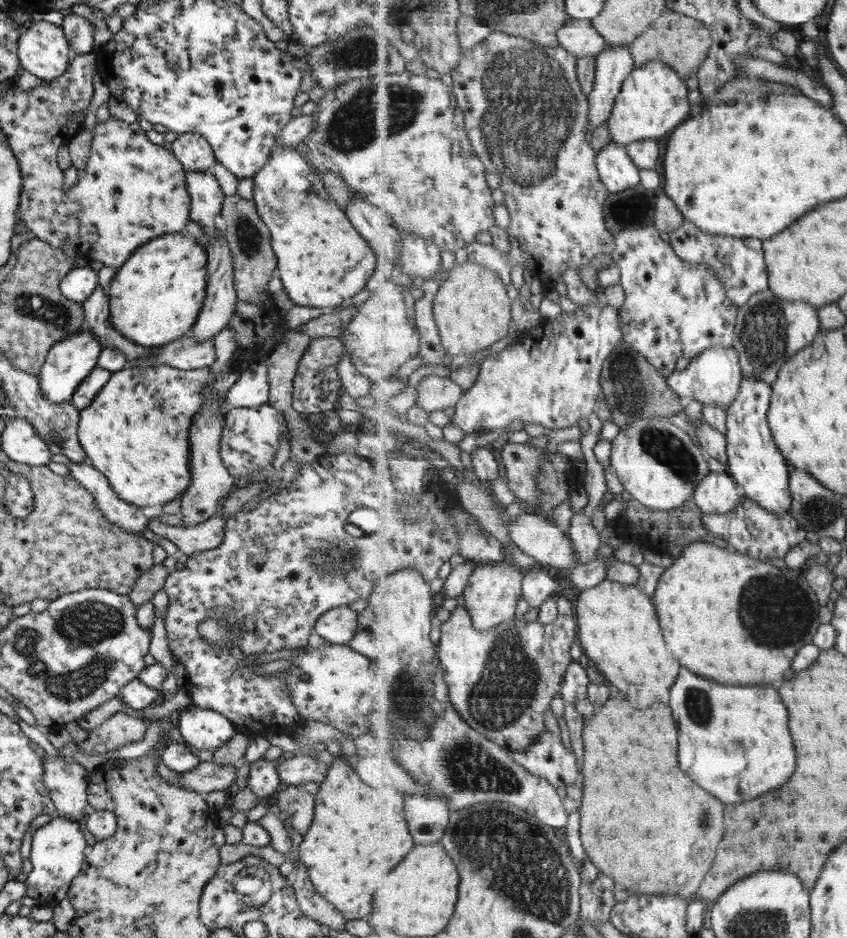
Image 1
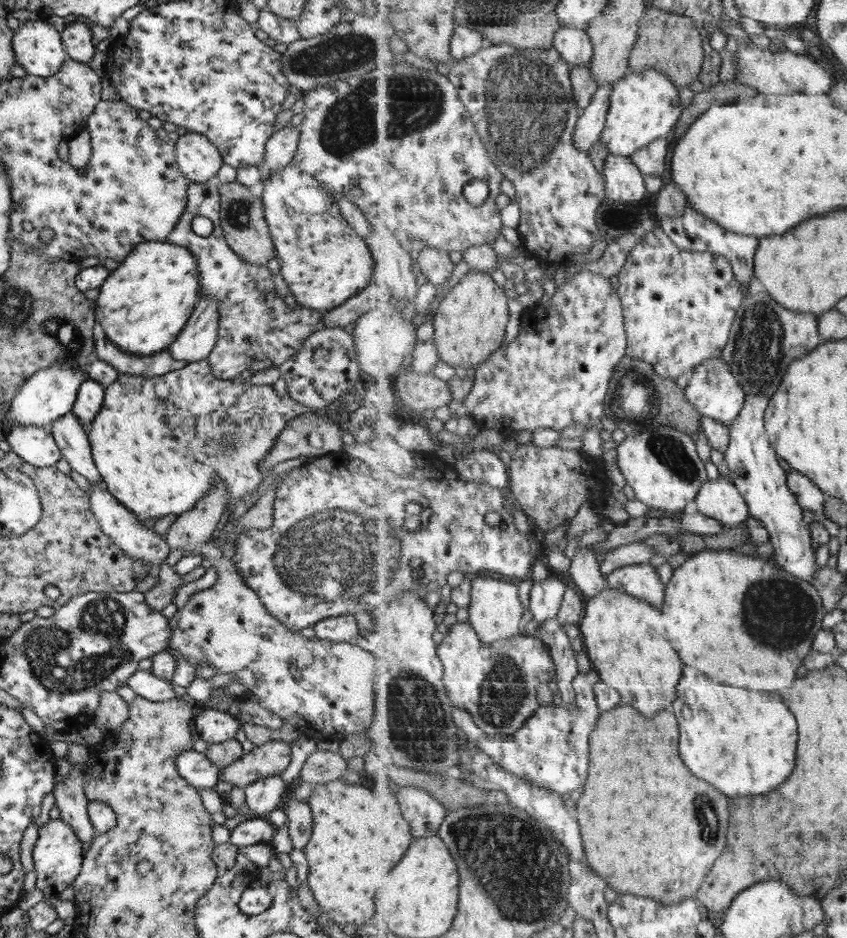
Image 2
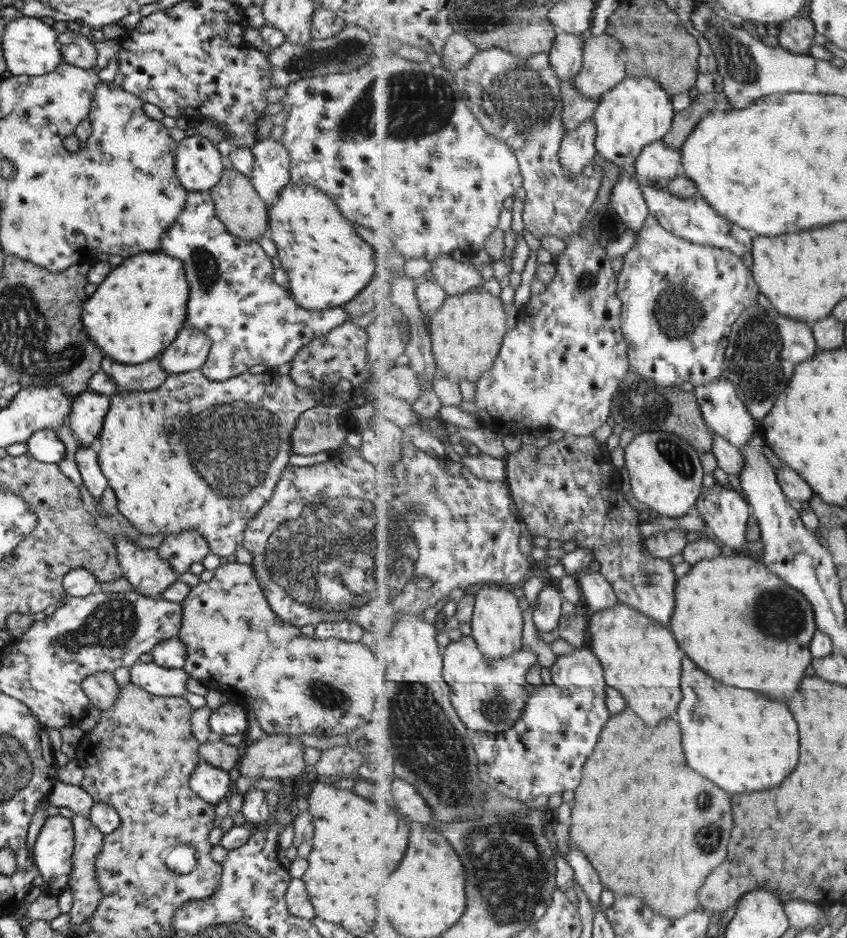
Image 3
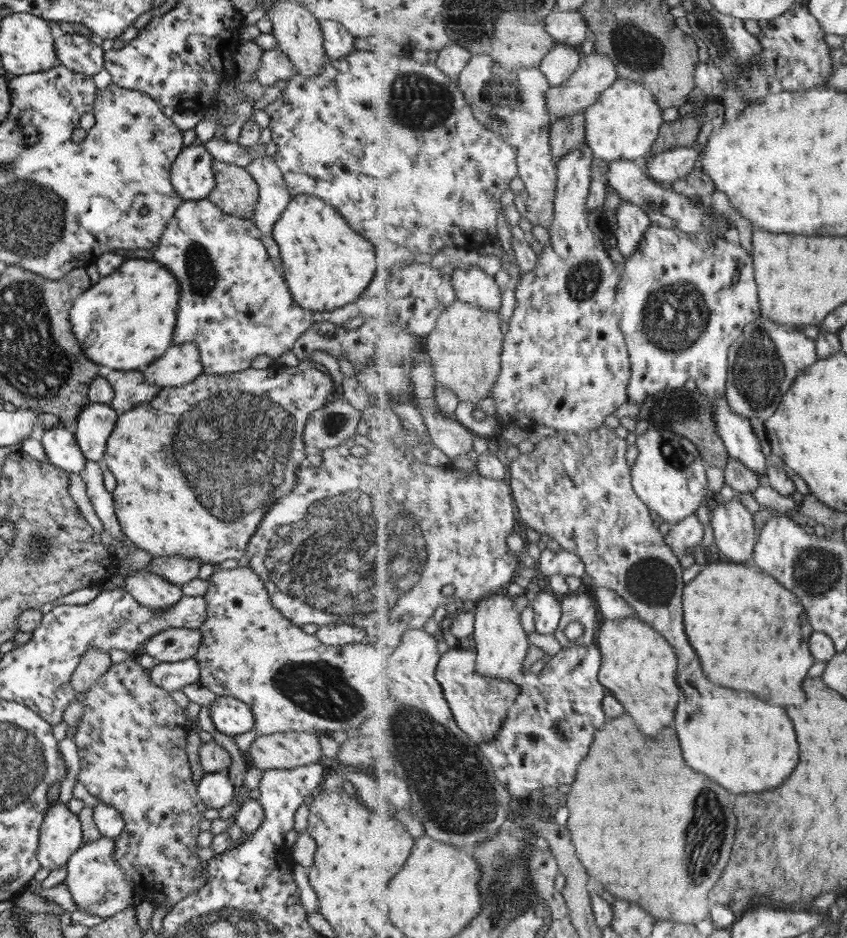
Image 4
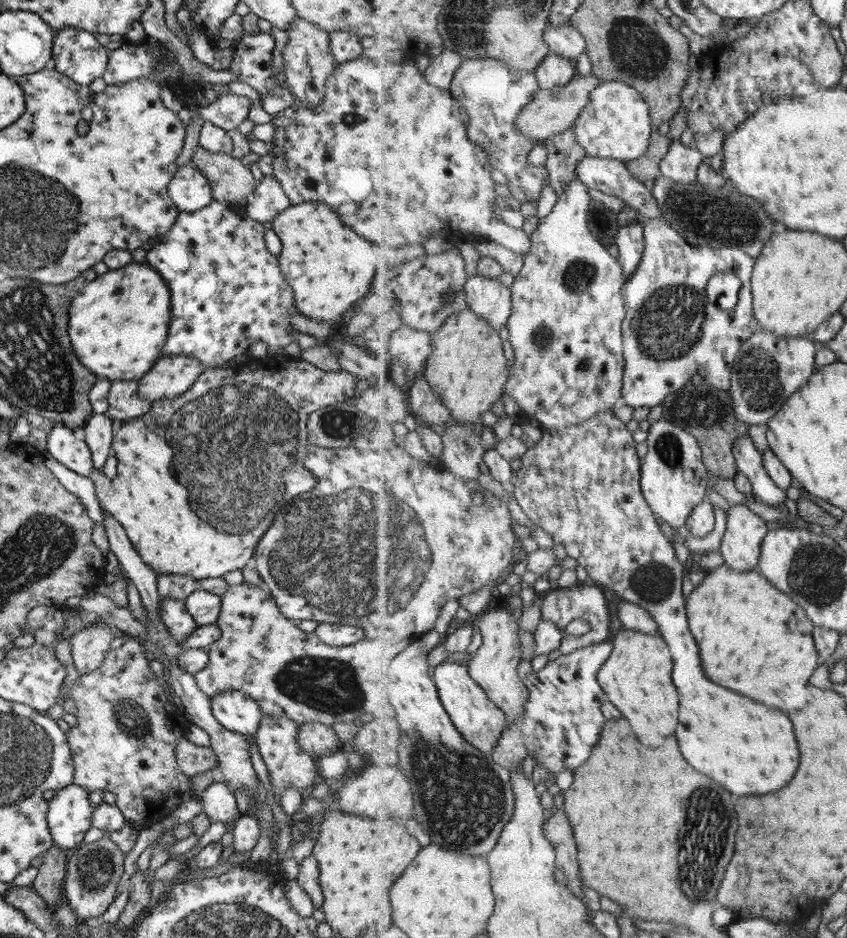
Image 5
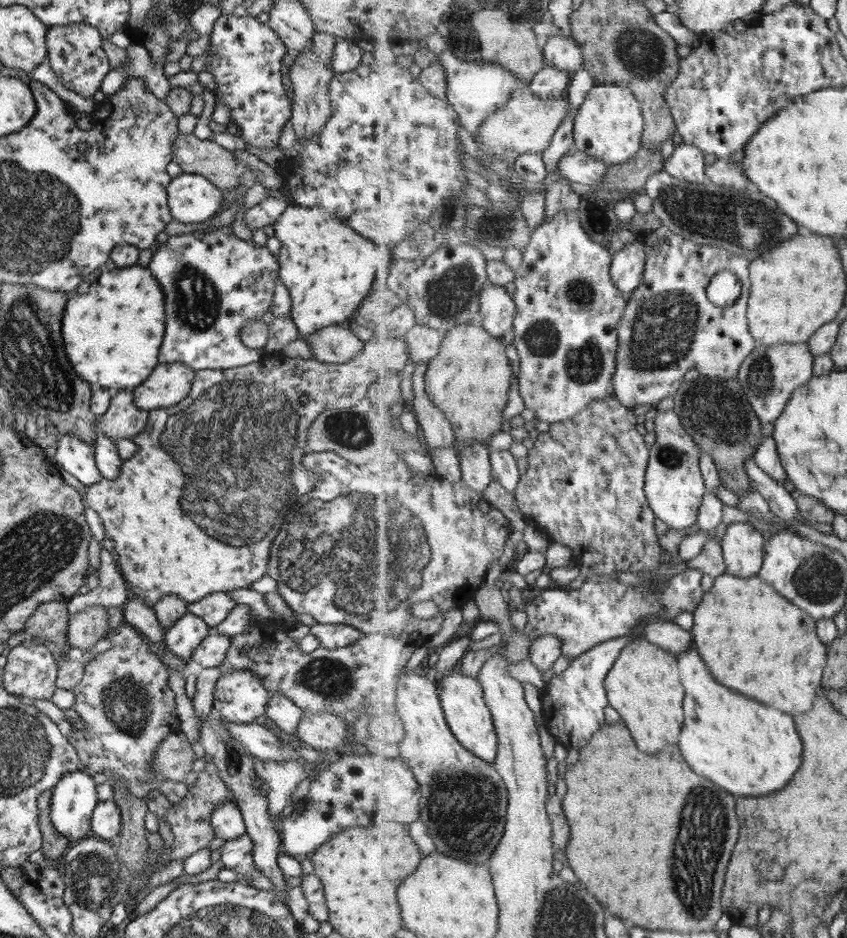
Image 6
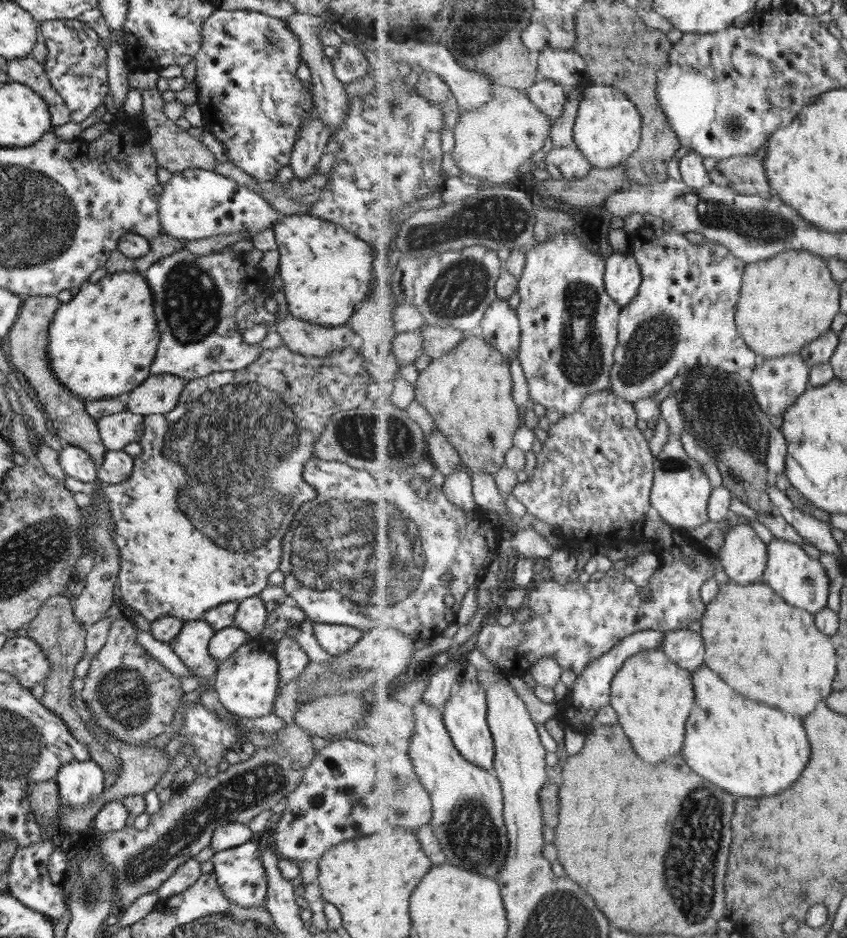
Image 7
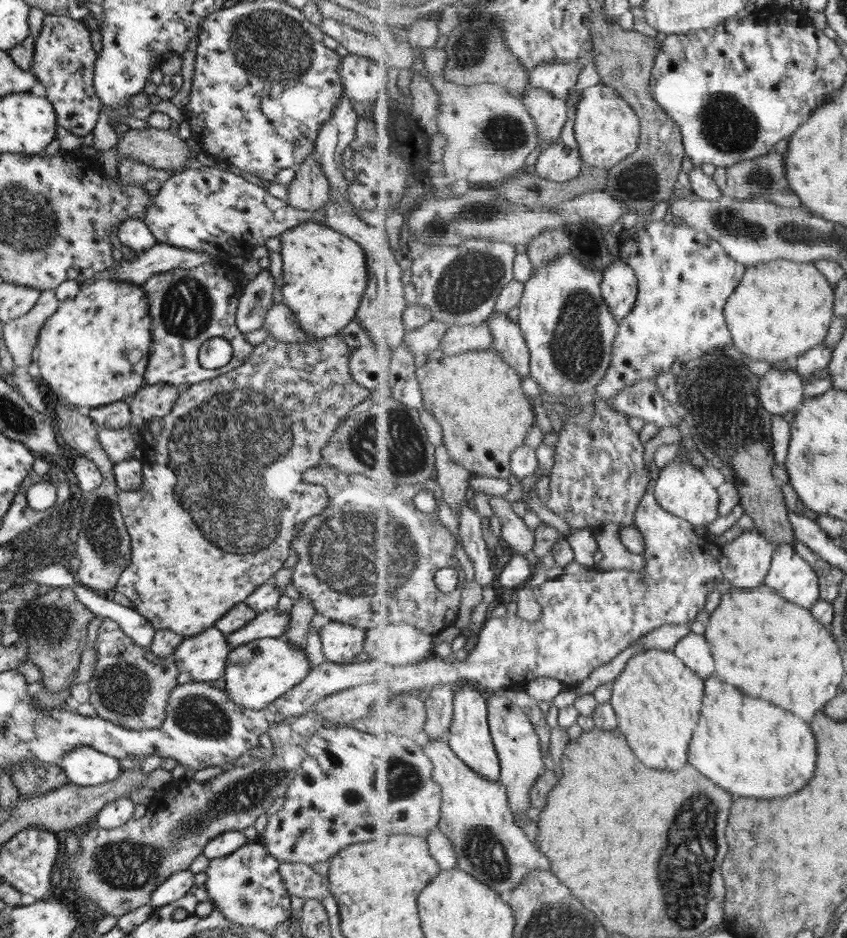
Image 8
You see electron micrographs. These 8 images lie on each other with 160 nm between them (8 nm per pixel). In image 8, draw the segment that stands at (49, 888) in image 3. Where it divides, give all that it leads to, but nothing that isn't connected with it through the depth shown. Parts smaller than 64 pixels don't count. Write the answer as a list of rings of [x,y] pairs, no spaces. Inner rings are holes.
[[[77,746],[66,752],[59,760],[59,766],[68,782],[79,787],[111,782],[123,771],[117,758],[101,754],[90,746]]]

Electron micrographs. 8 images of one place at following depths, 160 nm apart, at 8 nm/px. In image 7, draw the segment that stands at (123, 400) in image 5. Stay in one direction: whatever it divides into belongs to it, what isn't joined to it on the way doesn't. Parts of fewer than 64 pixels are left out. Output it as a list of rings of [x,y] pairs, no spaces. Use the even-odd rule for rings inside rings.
[[[125,410],[98,418],[96,427],[106,450],[122,450],[125,444],[139,440],[144,427],[143,417]]]

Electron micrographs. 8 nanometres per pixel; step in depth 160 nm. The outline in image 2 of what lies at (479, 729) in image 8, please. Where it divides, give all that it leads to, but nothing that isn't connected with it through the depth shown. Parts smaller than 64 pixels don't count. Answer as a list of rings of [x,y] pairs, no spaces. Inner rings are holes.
[[[456,622],[438,648],[444,664],[444,683],[454,706],[466,710],[489,736],[515,734],[539,710],[539,684],[557,682],[556,662],[541,638],[521,632],[509,640],[483,644],[470,622]]]

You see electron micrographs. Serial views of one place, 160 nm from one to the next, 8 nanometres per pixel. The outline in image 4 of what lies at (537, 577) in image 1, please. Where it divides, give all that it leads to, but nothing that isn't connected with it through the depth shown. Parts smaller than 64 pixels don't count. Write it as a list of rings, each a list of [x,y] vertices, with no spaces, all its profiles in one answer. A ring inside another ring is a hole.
[[[542,589],[532,596],[534,624],[537,633],[555,634],[562,617],[562,602],[553,592]]]

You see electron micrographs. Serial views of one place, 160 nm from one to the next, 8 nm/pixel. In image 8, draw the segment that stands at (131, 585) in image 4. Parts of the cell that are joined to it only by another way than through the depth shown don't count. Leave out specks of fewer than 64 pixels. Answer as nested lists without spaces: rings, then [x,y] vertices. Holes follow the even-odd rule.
[[[215,627],[204,628],[196,635],[182,639],[170,659],[193,681],[211,683],[223,676],[225,659],[230,651],[227,638]]]

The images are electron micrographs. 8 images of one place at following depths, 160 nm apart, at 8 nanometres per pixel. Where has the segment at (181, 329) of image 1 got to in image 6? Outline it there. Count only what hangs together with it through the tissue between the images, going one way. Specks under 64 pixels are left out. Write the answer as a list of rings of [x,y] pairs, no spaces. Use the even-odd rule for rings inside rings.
[[[133,264],[96,272],[87,292],[68,298],[61,314],[62,343],[76,376],[91,388],[101,387],[107,390],[131,390],[141,384],[158,363],[157,355],[164,333],[163,304],[162,290],[148,267]]]

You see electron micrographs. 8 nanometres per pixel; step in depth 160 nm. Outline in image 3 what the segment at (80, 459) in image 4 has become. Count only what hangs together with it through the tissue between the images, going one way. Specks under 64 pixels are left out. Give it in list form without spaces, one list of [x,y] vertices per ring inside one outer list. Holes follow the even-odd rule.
[[[36,430],[24,443],[26,452],[37,462],[57,465],[65,454],[65,447],[53,430]]]

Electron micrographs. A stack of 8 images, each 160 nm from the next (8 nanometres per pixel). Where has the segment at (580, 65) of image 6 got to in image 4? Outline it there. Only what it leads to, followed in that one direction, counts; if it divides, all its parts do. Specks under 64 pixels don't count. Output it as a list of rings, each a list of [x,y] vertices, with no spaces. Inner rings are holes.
[[[554,10],[546,16],[545,30],[557,43],[579,48],[587,38],[588,24],[581,10],[561,12]]]

